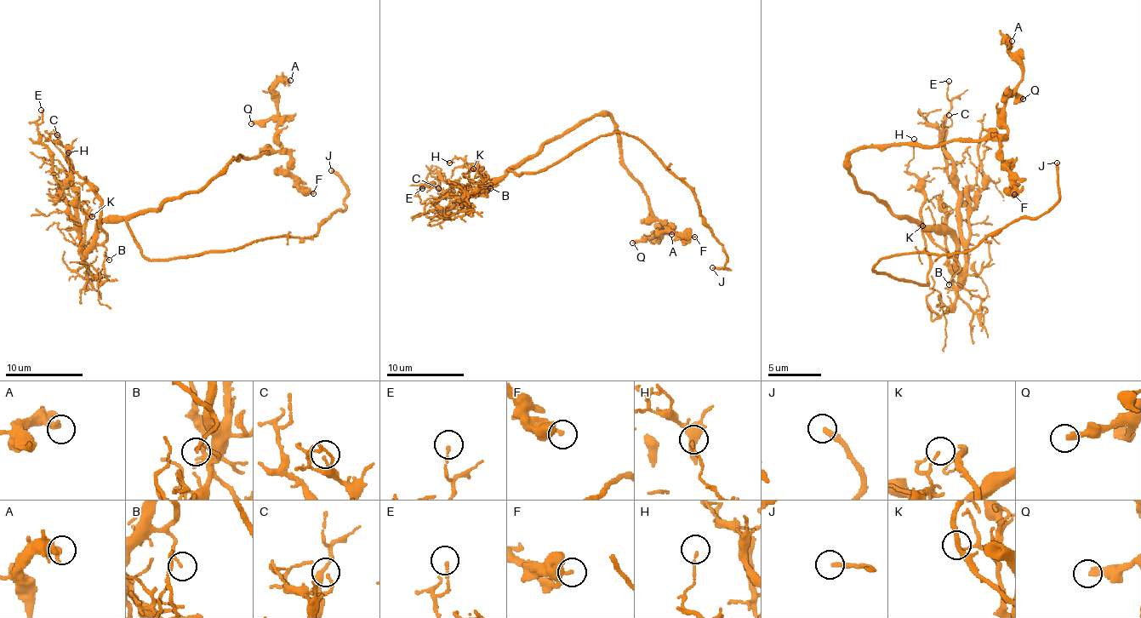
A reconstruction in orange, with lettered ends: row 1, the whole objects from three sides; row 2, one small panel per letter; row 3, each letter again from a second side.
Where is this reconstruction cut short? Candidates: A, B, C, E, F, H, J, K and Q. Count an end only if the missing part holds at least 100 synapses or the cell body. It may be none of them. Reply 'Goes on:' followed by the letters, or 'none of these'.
Goes on: J

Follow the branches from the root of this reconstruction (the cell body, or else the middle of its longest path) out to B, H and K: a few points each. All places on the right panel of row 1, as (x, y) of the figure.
B: (925, 244), (927, 231), (946, 231), (956, 242), (959, 271), (949, 284)
H: (925, 244), (927, 231), (946, 231), (956, 242), (959, 263), (922, 220), (925, 186), (909, 170), (914, 139)
K: (925, 244), (927, 231), (946, 231), (956, 242), (956, 273), (949, 260), (946, 234), (932, 226), (922, 226)

